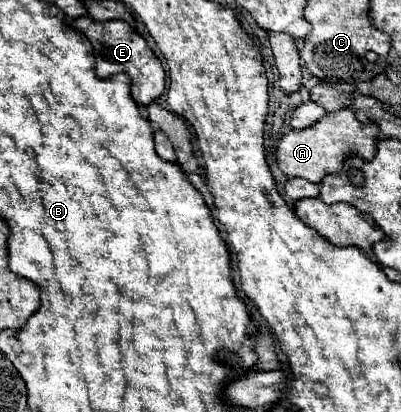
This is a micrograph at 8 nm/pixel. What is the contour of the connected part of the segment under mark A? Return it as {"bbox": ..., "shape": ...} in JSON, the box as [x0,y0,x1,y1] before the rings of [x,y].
{"bbox":[278,109,380,183],"shape":[[[342,109],[328,113],[316,125],[300,131],[290,131],[280,139],[278,145],[278,167],[288,177],[304,177],[312,183],[320,183],[328,173],[338,171],[348,155],[360,155],[362,159],[370,161],[376,155],[376,143],[380,139],[378,123],[360,123],[356,119],[354,109]]]}

